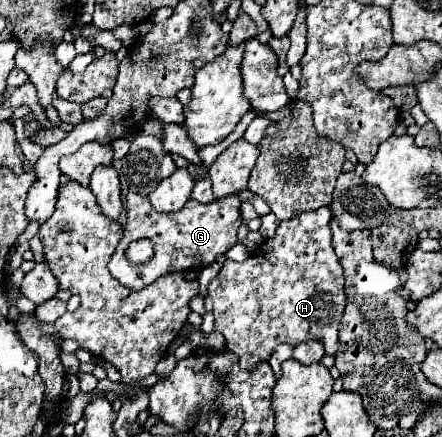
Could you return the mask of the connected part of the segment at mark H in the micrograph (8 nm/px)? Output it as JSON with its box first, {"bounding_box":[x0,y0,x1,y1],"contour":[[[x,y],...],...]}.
{"bounding_box":[208,207,346,371],"contour":[[[330,207],[300,213],[282,221],[276,235],[264,241],[244,261],[226,261],[220,273],[210,281],[208,293],[214,301],[216,331],[224,333],[226,349],[236,353],[240,365],[248,371],[268,361],[280,343],[300,345],[304,341],[322,341],[328,355],[338,353],[338,327],[346,307],[344,273],[334,257]]]}

